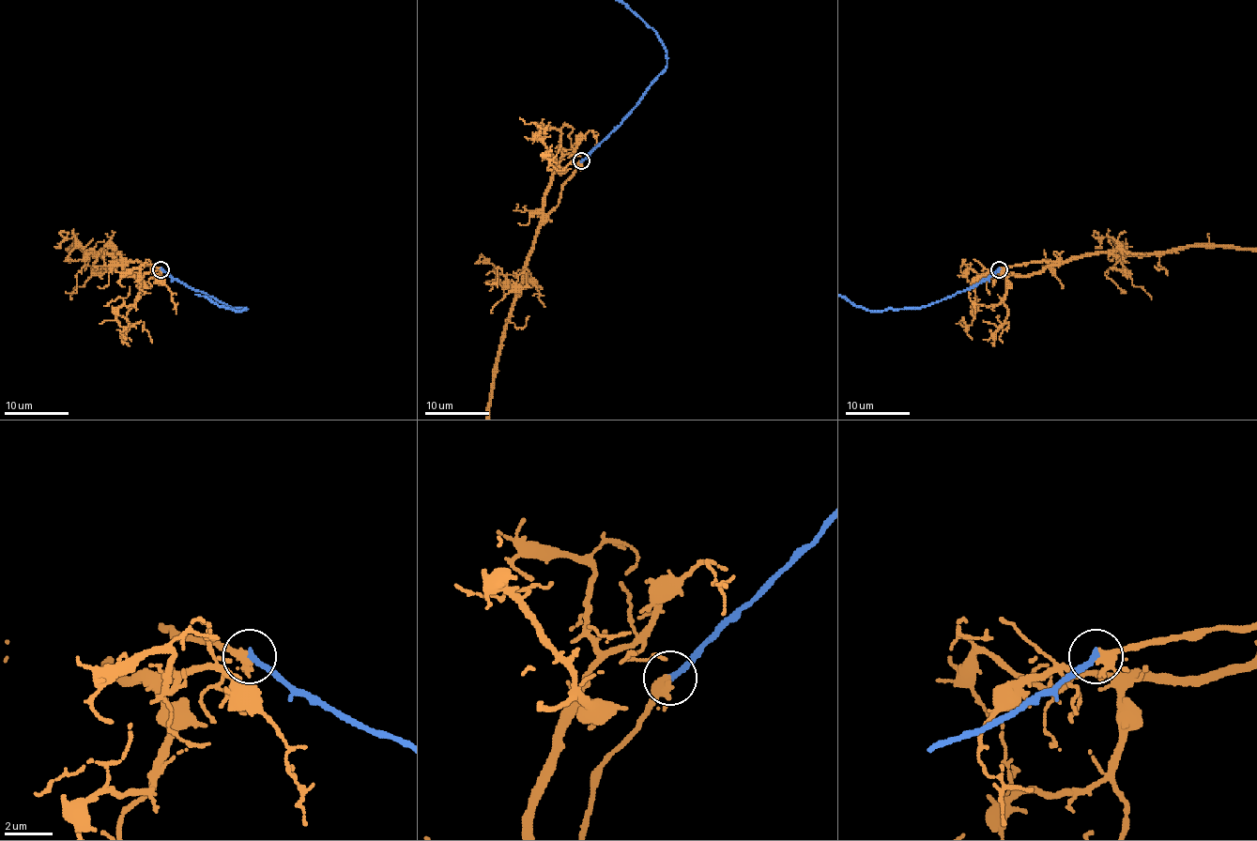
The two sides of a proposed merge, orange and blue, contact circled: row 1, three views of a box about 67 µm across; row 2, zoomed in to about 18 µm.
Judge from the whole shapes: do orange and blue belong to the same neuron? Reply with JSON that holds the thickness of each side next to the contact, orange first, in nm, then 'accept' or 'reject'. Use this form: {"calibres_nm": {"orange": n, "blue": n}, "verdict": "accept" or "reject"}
{"calibres_nm": {"orange": 340, "blue": 280}, "verdict": "accept"}

